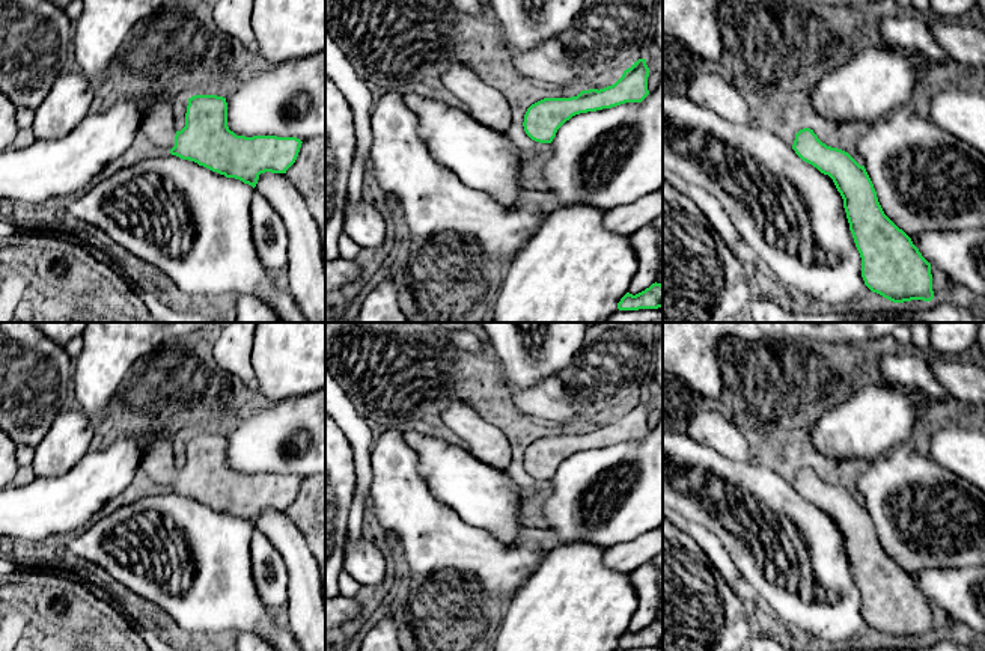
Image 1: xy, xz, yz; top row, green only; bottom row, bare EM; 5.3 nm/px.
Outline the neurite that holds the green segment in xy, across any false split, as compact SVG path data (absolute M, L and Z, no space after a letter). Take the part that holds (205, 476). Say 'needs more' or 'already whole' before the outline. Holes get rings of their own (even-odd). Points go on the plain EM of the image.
needs more; M217 432L188 436L185 464L181 469L173 463L173 437L158 439L146 446L142 470L172 493L253 526L261 511L286 511L303 481L297 475L236 473L227 464L226 436Z

